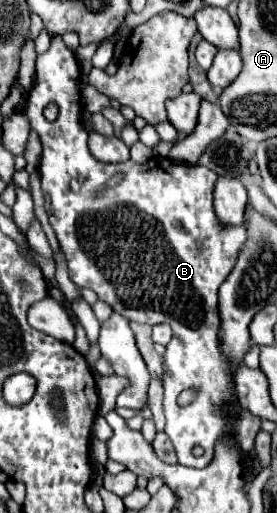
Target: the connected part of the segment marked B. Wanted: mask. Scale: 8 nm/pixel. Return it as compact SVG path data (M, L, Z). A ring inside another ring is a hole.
M53 36L49 50L37 56L37 82L29 88L27 104L23 106L23 114L27 116L31 130L39 134L39 140L43 144L43 154L39 160L41 190L49 194L51 226L57 234L57 240L61 240L61 250L69 264L69 278L77 284L77 288L91 288L99 296L99 300L107 302L113 308L113 312L123 314L131 322L167 322L173 328L173 340L169 342L169 348L165 352L165 362L171 376L163 378L163 406L167 416L165 432L175 446L179 464L191 468L207 466L213 458L215 440L223 434L223 430L231 430L237 438L239 448L245 450L245 454L251 454L253 474L257 474L259 462L253 452L253 440L259 432L261 420L239 408L239 420L233 426L227 426L221 406L227 400L235 400L235 396L229 376L229 362L221 356L217 346L217 290L231 272L231 266L235 266L239 246L245 242L245 226L241 224L227 228L217 224L217 216L213 212L213 188L217 184L217 174L203 166L179 166L169 158L151 158L145 164L135 164L131 160L119 164L103 164L95 160L87 148L79 76L81 70L75 54L65 46L61 36ZM47 104L57 104L57 122L45 120L43 108ZM115 172L123 172L125 178L119 186L107 188L107 180ZM187 388L197 392L195 400L189 406L177 406L177 396ZM193 446L201 446L205 450L203 456L193 456Z

